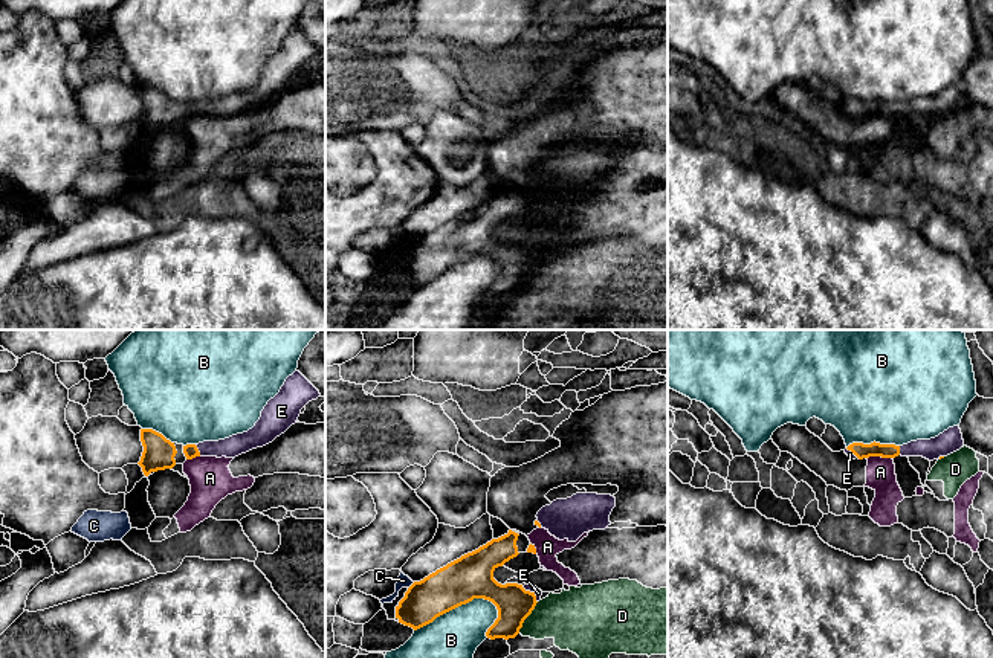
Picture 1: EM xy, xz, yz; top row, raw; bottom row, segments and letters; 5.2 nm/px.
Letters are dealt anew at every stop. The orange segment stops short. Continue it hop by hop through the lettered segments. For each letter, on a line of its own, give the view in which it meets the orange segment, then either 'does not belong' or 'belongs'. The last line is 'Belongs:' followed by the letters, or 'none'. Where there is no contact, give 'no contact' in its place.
A: yz | does not belong
B: xz | does not belong
C: xz | does not belong
D: xz | does not belong
E: xz | belongs
Belongs: E

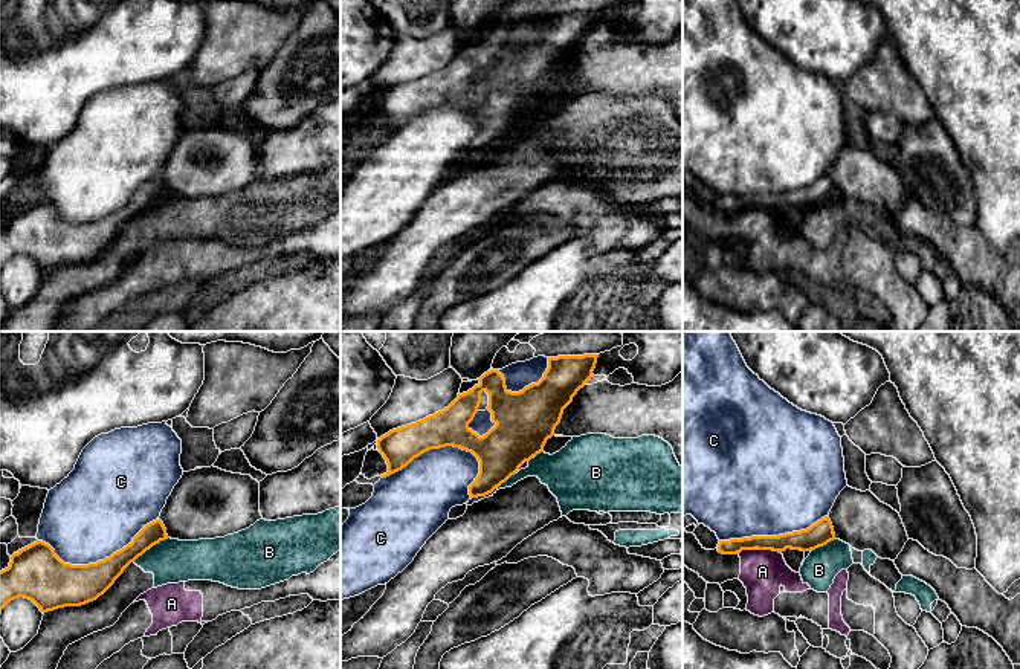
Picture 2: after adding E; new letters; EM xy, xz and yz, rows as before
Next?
A: yz | does not belong
B: xy | does not belong
C: xz | does not belong
Belongs: none

